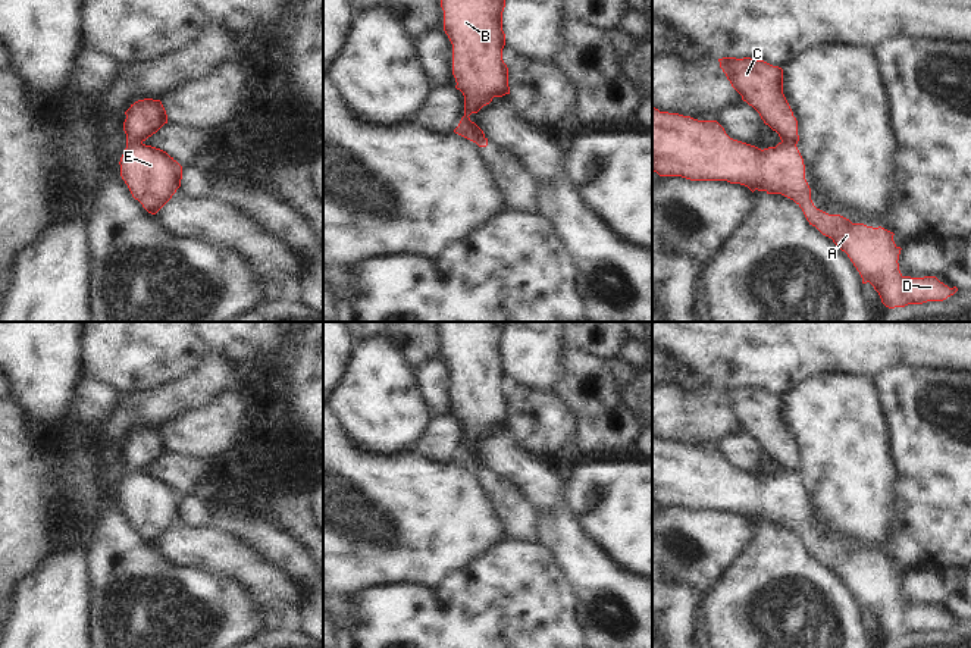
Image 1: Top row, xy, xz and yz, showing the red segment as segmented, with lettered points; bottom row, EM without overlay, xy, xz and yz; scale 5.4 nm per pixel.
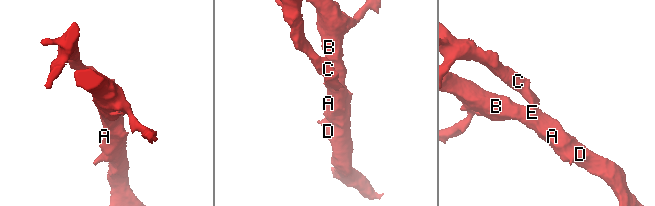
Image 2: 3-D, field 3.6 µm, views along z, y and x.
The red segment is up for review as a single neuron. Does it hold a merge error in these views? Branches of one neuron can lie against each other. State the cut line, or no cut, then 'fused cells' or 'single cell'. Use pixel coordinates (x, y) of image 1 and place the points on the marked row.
cut in xy along (141, 143), (127, 149); fused cells

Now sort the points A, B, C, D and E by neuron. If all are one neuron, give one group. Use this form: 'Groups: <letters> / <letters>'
Groups: A B D E / C.

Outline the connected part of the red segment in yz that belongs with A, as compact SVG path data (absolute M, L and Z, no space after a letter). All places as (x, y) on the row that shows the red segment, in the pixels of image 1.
M652 107L652 170L660 176L682 176L690 181L727 181L767 194L782 194L793 200L804 212L809 225L848 254L862 278L878 292L881 303L889 307L905 307L927 301L943 301L958 288L949 288L936 276L911 278L899 270L900 247L893 241L893 232L878 226L852 223L840 215L829 215L817 209L811 200L811 188L805 179L804 159L796 145L779 143L776 147L758 148L730 138L717 120L698 120L679 113L660 112Z

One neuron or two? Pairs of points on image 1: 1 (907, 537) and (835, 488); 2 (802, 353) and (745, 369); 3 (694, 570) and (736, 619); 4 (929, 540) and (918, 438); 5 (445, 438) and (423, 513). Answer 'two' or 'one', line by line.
1: two
2: one
3: two
4: one
5: two

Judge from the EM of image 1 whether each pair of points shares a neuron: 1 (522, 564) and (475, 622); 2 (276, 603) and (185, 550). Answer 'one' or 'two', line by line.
1: one
2: one

